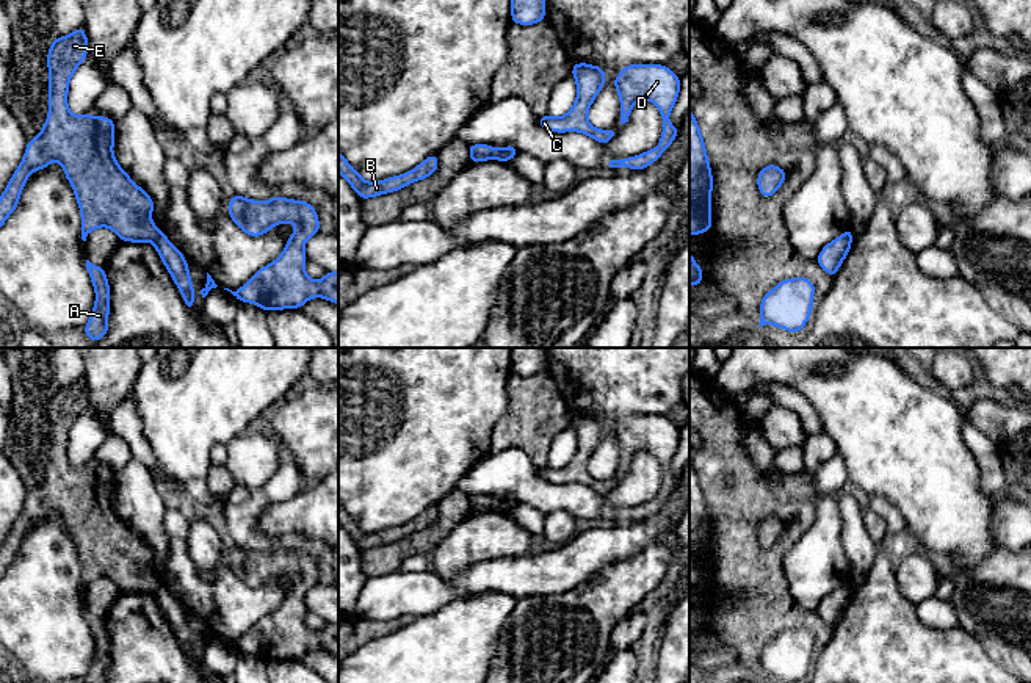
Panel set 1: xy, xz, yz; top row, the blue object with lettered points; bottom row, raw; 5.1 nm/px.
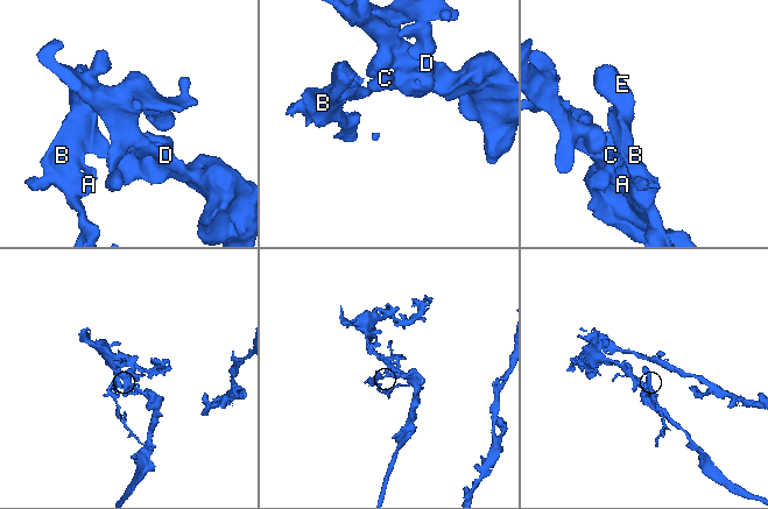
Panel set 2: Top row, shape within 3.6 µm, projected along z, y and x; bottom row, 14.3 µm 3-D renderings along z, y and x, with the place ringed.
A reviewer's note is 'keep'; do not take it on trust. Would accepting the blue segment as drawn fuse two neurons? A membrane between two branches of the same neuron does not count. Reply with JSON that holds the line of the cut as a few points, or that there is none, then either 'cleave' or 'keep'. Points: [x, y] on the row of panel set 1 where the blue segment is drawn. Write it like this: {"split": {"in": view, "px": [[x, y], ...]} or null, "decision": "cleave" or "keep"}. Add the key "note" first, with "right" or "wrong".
{"note": "wrong", "split": {"in": "xy", "px": [[160, 232], [152, 242]]}, "decision": "cleave"}

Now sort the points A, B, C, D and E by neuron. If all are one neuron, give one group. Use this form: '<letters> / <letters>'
A B E / C D

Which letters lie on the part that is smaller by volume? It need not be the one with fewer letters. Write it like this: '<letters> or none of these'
A, B, E

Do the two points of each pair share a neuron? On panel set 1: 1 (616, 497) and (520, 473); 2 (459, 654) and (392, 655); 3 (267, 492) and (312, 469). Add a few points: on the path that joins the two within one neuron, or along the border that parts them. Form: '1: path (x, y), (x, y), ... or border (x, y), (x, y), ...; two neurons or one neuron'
1: path (593, 500), (578, 500), (569, 495), (544, 495); one neuron
2: path (442, 655), (409, 655); one neuron
3: border (292, 461), (304, 484); two neurons

